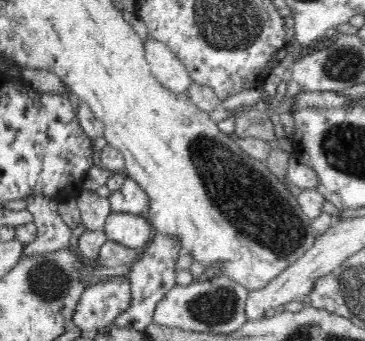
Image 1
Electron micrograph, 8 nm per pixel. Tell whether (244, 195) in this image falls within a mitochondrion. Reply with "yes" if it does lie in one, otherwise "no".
yes

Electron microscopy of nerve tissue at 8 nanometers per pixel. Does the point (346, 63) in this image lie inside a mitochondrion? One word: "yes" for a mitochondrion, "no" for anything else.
yes

